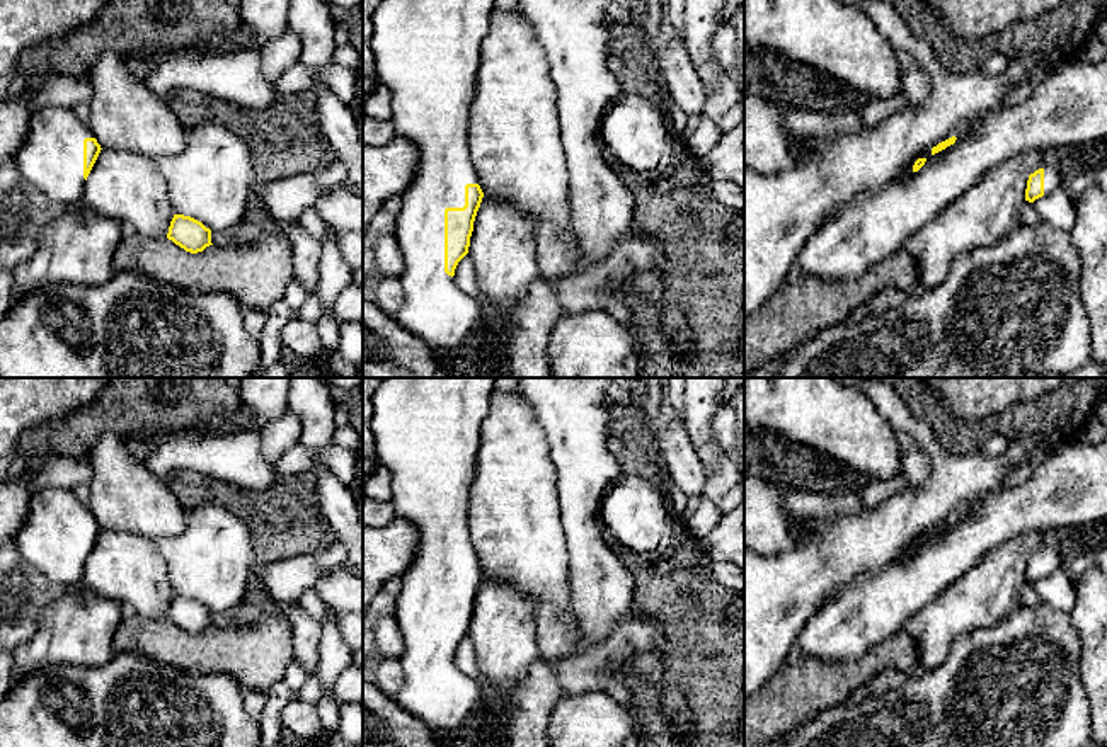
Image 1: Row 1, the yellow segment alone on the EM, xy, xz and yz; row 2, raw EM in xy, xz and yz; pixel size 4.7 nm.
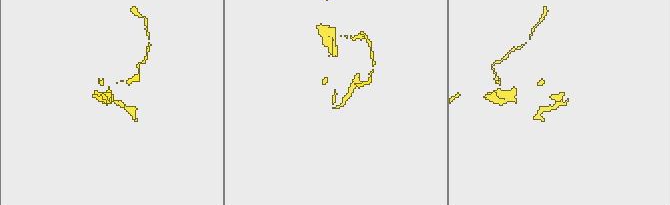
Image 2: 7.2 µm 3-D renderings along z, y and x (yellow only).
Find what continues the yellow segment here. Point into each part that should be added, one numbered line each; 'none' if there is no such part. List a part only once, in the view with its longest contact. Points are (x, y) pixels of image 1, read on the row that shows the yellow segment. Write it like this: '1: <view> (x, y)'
1: xz (426, 53)

